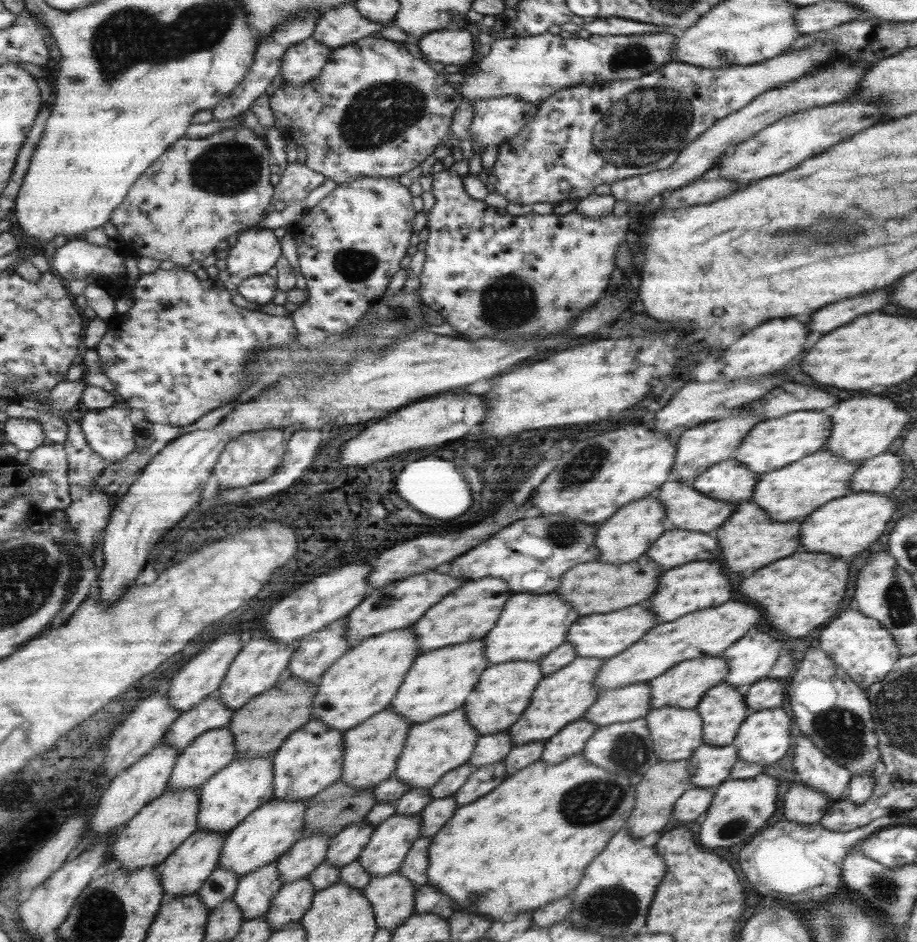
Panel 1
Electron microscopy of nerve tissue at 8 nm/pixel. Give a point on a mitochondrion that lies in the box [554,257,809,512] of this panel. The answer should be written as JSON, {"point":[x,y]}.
{"point":[679,335]}

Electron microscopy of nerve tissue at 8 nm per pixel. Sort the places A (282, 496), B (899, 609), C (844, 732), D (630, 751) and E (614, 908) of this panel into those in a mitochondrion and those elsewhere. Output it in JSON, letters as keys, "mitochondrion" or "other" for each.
{"A":"other","B":"mitochondrion","C":"mitochondrion","D":"mitochondrion","E":"mitochondrion"}

